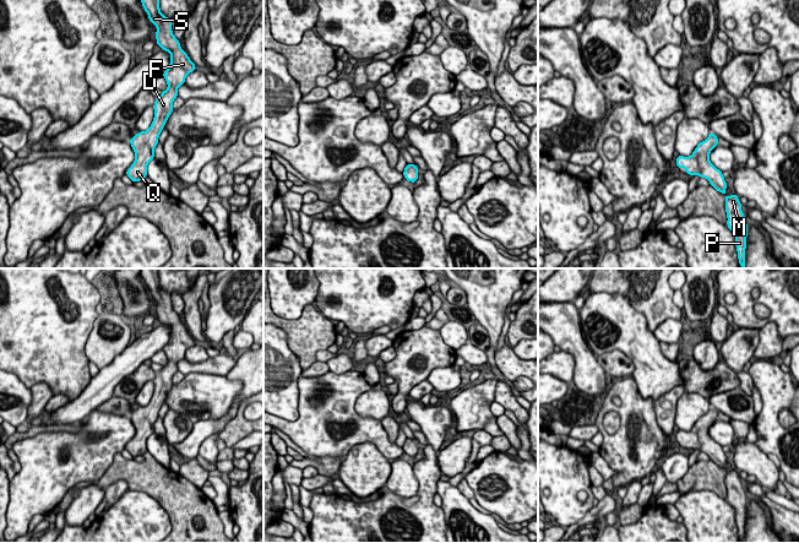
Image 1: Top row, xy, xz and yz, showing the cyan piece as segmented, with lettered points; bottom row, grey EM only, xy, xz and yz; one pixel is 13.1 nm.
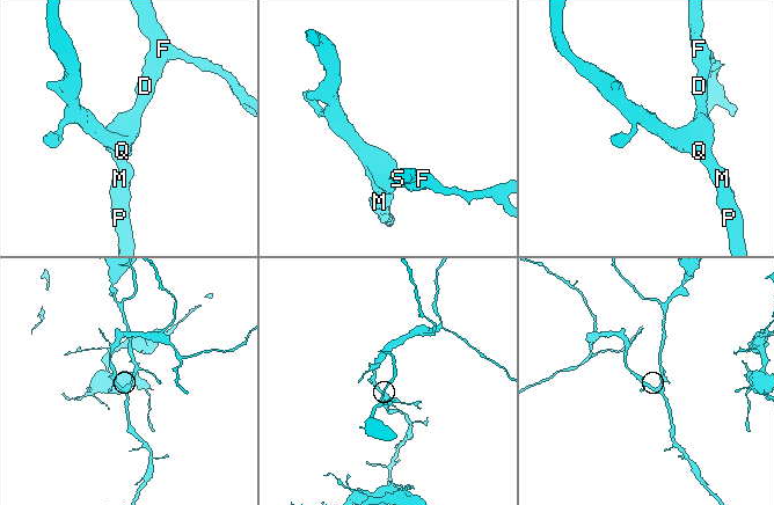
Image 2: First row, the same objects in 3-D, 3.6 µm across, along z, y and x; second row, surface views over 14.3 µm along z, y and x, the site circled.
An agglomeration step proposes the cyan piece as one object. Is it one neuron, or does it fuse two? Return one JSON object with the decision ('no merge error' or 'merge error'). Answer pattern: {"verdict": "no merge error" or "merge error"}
{"verdict": "no merge error"}

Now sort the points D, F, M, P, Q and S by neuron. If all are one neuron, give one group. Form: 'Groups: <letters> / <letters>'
Groups: D F M P Q S

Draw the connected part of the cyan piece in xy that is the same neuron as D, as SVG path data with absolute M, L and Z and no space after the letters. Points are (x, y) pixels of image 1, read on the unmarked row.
M141 268L141 277L150 295L157 302L156 316L162 325L170 328L169 342L163 347L168 363L156 373L153 379L154 392L148 404L141 406L130 413L135 427L135 436L126 445L126 450L135 456L147 451L147 439L154 433L154 423L164 400L174 385L172 379L178 371L178 363L185 358L186 351L197 342L181 324L179 314L172 305L172 294L167 293L159 284L159 268Z

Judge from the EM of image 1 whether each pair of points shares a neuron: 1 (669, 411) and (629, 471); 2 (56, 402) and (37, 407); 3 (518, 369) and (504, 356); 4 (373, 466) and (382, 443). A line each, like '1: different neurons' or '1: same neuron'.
1: different neurons
2: different neurons
3: same neuron
4: different neurons

